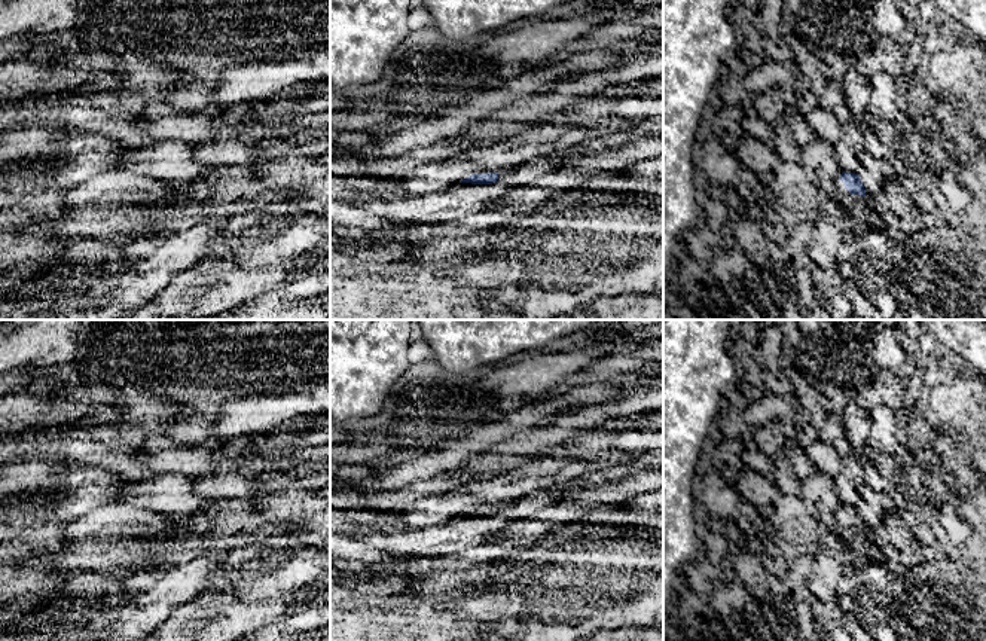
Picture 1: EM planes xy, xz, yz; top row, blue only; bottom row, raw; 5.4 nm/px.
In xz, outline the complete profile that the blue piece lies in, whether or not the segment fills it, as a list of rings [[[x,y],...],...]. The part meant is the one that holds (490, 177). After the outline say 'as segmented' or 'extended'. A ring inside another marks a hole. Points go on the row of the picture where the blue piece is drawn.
[[[486,173],[486,174],[471,174],[460,183],[471,183],[471,184],[491,184],[497,183],[498,173]]]; as segmented

